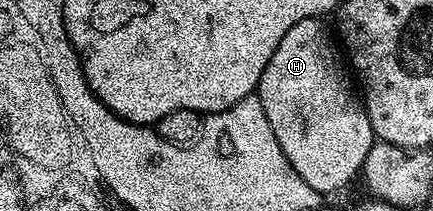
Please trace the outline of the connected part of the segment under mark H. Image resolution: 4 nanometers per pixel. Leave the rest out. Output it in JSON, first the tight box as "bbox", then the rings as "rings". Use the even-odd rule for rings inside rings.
{"bbox":[255,18,375,194],"rings":[[[317,18],[295,22],[295,26],[291,26],[291,30],[283,34],[283,42],[275,46],[275,54],[271,54],[271,62],[267,62],[267,70],[263,70],[263,78],[257,83],[255,94],[263,102],[267,122],[271,122],[275,139],[279,141],[295,174],[299,174],[299,178],[303,178],[303,182],[307,182],[311,190],[328,194],[347,187],[356,176],[358,179],[362,175],[365,159],[375,143],[375,137],[362,97],[353,93],[354,81],[343,59],[342,49],[335,43],[331,32],[329,37],[328,30],[321,24],[324,23]]]}

